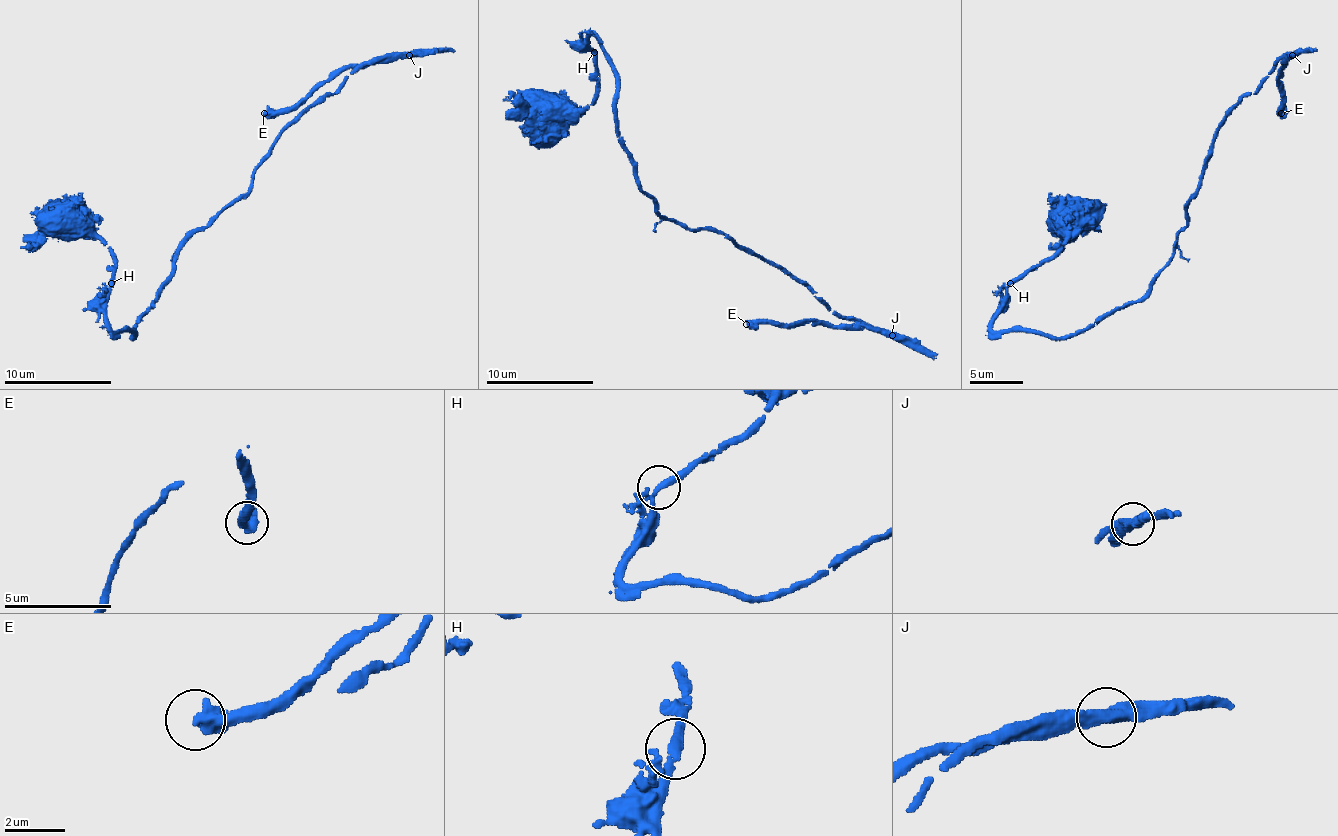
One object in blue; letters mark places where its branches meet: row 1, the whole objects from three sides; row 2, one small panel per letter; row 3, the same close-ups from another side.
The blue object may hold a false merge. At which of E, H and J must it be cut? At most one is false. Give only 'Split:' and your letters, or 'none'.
Split: none

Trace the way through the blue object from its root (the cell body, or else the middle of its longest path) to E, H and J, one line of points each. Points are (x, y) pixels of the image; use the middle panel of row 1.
E: (550, 125), (593, 101), (593, 34), (617, 139), (658, 214), (719, 230), (848, 321), (746, 324)
H: (550, 125), (553, 130), (564, 130), (593, 101), (596, 90), (593, 53)
J: (550, 125), (593, 101), (593, 34), (617, 139), (658, 214), (719, 230), (832, 313), (891, 334)

